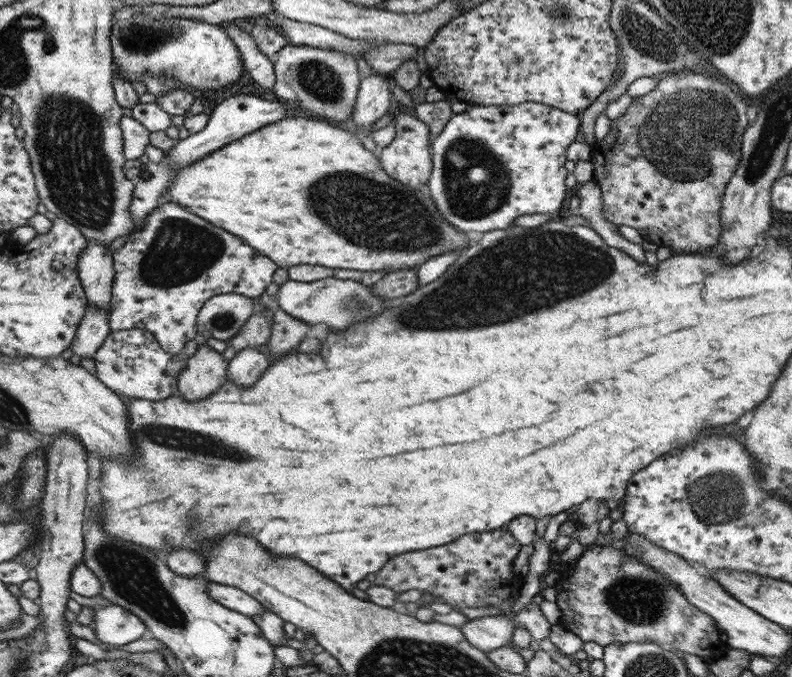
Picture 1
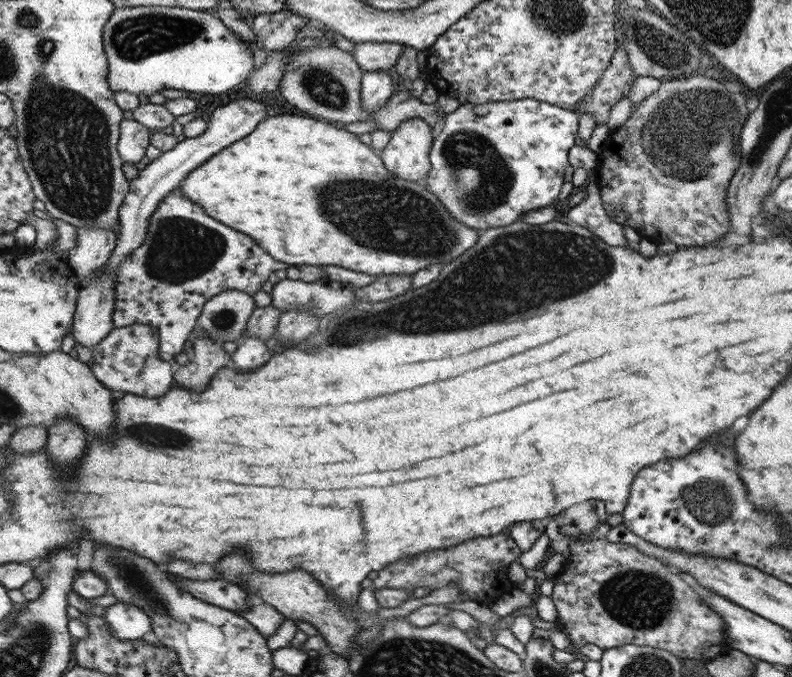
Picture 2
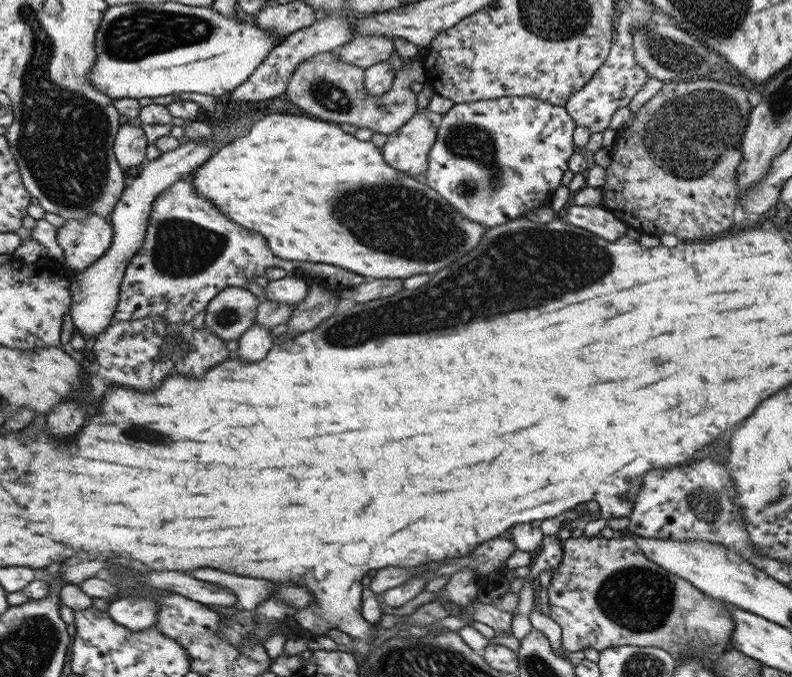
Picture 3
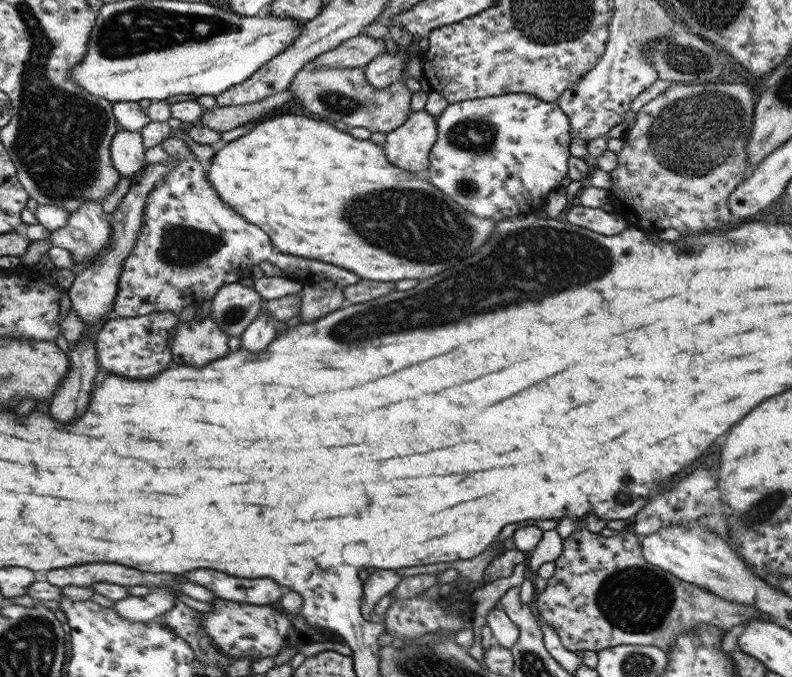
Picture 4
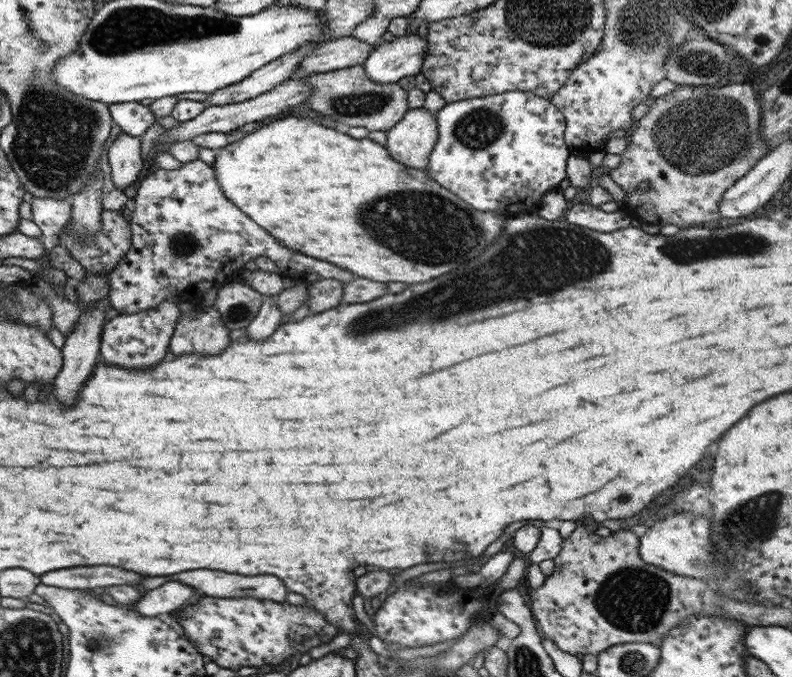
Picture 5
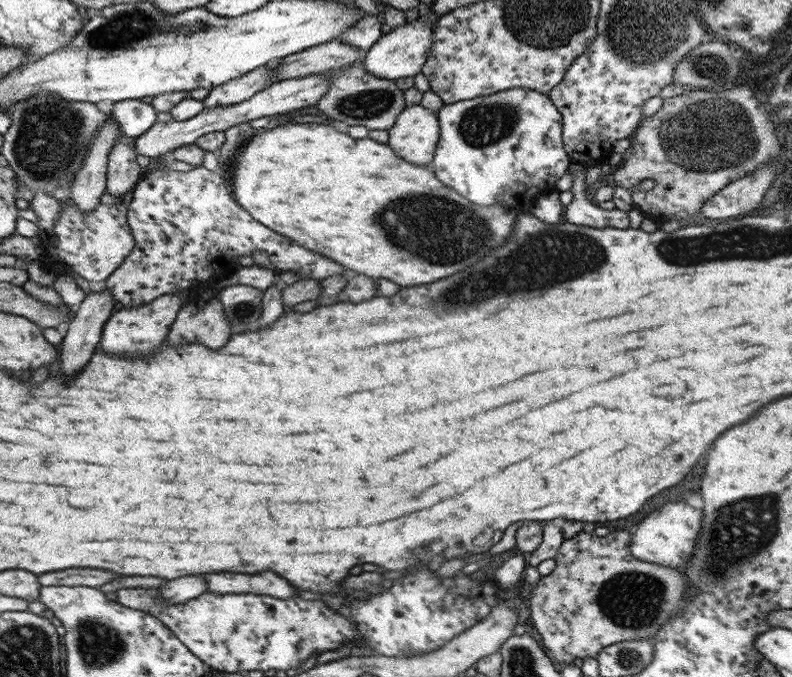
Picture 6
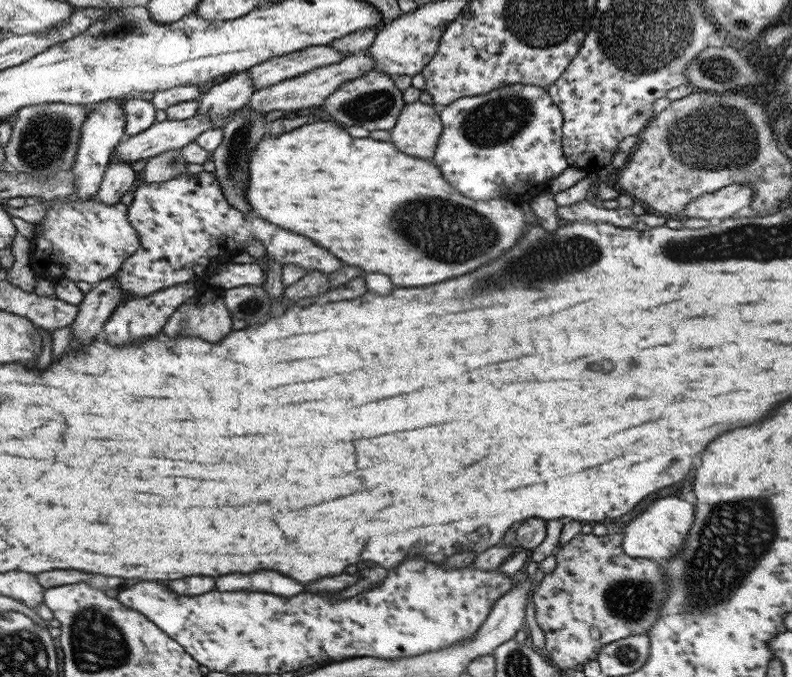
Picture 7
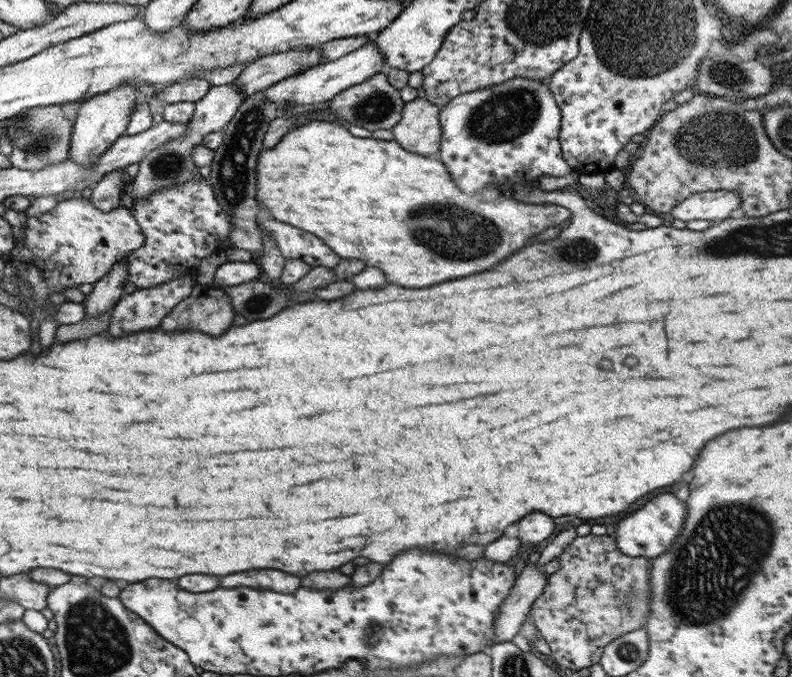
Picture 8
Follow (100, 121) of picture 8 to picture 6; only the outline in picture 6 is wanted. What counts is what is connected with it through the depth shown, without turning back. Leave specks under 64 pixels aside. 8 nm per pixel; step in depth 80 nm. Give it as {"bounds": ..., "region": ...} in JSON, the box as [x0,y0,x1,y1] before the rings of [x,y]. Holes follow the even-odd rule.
{"bounds":[70,114,121,212],"region":[[[113,114],[108,115],[99,132],[93,136],[83,167],[71,184],[70,197],[83,212],[91,212],[101,203],[101,196],[107,190],[108,155],[111,146],[121,137],[120,125]]]}

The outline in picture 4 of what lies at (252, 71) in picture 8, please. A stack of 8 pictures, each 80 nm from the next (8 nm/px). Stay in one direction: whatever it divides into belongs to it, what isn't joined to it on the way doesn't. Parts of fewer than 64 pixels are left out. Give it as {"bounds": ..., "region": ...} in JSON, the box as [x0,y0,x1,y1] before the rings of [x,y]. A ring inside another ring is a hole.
{"bounds":[313,34,386,67],"region":[[[363,34],[345,40],[340,46],[318,55],[313,61],[321,67],[360,67],[374,60],[377,54],[386,51],[386,44],[382,38],[372,38]]]}

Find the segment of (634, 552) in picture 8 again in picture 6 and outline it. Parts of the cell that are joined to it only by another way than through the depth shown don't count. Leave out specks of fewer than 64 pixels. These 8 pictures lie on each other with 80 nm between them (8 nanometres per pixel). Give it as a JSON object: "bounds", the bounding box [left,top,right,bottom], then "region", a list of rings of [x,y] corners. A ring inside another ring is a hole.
{"bounds":[629,502,702,570],"region":[[[683,502],[666,503],[636,526],[632,526],[631,544],[629,544],[632,554],[638,560],[683,570],[696,548],[696,540],[700,536],[700,520],[702,520],[700,510]]]}

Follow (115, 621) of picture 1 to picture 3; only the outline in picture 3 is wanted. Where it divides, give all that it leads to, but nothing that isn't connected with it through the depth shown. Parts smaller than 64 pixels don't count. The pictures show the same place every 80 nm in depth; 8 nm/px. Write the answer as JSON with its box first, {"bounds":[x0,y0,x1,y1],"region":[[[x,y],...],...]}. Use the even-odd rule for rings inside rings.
{"bounds":[107,596,159,630],"region":[[[130,596],[109,604],[107,610],[116,624],[130,630],[144,630],[154,625],[159,604],[153,598]]]}

